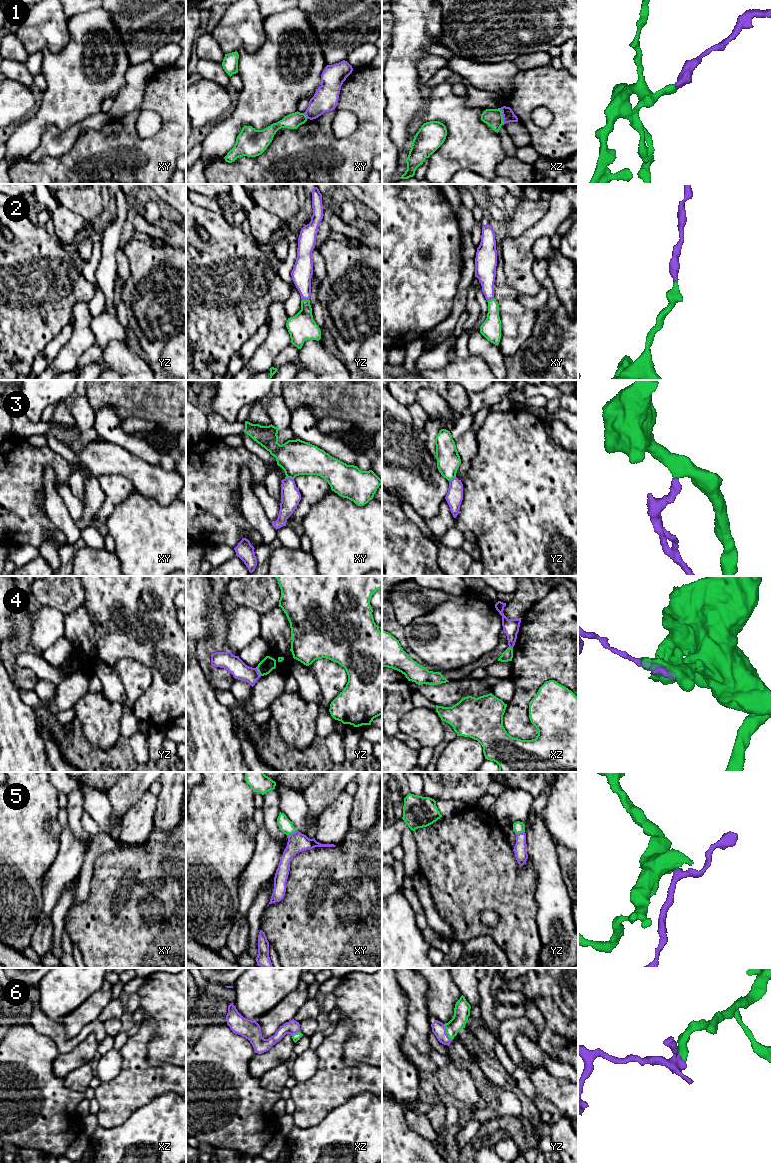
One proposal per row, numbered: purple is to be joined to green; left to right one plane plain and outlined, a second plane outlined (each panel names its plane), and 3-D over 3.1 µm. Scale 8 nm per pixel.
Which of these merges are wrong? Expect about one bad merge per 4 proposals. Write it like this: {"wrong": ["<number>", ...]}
{"wrong": ["1", "3", "4"]}

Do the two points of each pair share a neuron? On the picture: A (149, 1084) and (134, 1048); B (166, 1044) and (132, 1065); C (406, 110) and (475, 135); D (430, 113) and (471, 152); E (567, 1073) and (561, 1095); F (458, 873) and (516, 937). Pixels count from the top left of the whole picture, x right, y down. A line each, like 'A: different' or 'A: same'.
A: same
B: different
C: different
D: same
E: different
F: same

